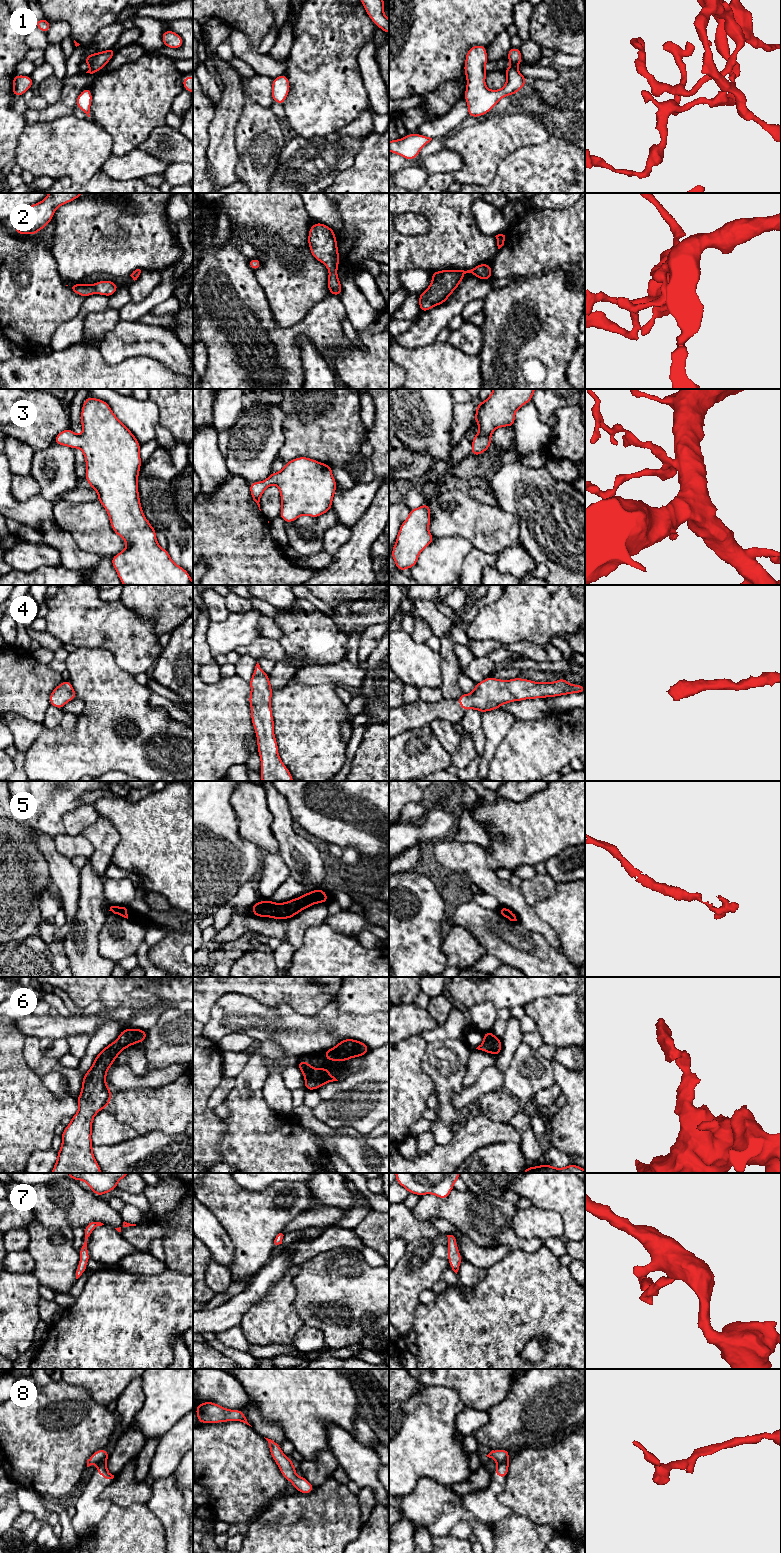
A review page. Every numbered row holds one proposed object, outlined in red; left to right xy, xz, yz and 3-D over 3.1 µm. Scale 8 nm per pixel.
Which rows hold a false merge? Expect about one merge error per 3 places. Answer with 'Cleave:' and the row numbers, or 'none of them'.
Cleave: none of them

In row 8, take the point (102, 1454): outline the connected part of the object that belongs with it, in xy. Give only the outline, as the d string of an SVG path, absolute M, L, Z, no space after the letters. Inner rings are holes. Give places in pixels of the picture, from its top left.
M104 1448L99 1449L97 1452L93 1453L90 1458L87 1460L87 1467L97 1464L98 1468L96 1471L100 1476L103 1476L106 1479L113 1479L114 1475L112 1475L108 1470L107 1470L107 1459L109 1456L108 1451L106 1451Z

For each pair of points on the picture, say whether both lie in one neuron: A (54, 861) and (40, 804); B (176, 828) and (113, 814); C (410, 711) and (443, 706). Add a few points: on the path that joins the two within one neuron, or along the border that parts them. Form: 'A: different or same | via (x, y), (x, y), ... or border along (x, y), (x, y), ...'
A: different | border along (30, 829), (34, 835), (35, 846), (45, 859)
B: same | via (160, 828), (147, 828), (129, 819)
C: same | via (418, 711), (435, 711)

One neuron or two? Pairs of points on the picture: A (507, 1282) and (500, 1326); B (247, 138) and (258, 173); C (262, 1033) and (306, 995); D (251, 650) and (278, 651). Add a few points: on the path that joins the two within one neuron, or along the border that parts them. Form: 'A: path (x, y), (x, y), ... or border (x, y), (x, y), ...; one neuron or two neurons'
A: path (507, 1293), (507, 1308), (500, 1315); one neuron
B: path (256, 147), (258, 149), (258, 164); one neuron
C: border (294, 1011), (300, 1014), (317, 1015); two neurons
D: path (258, 650), (271, 650); one neuron

